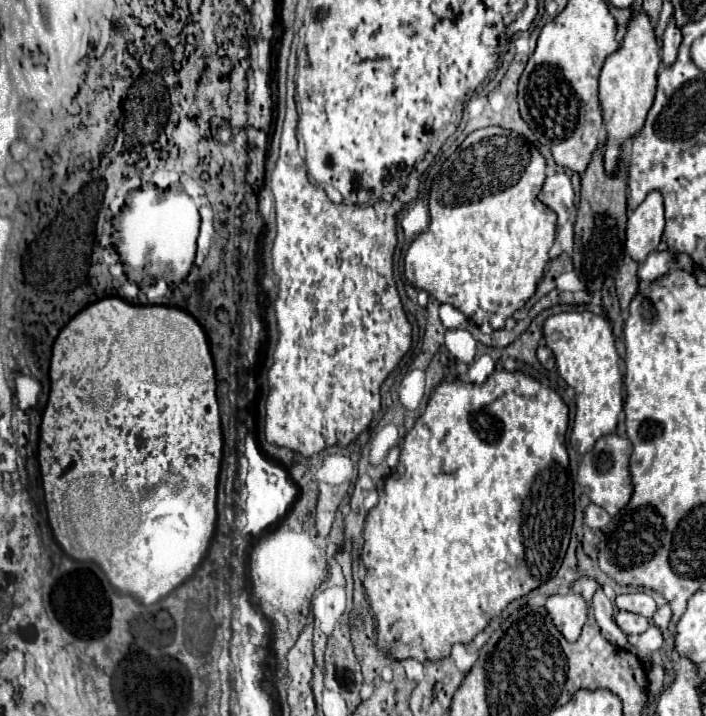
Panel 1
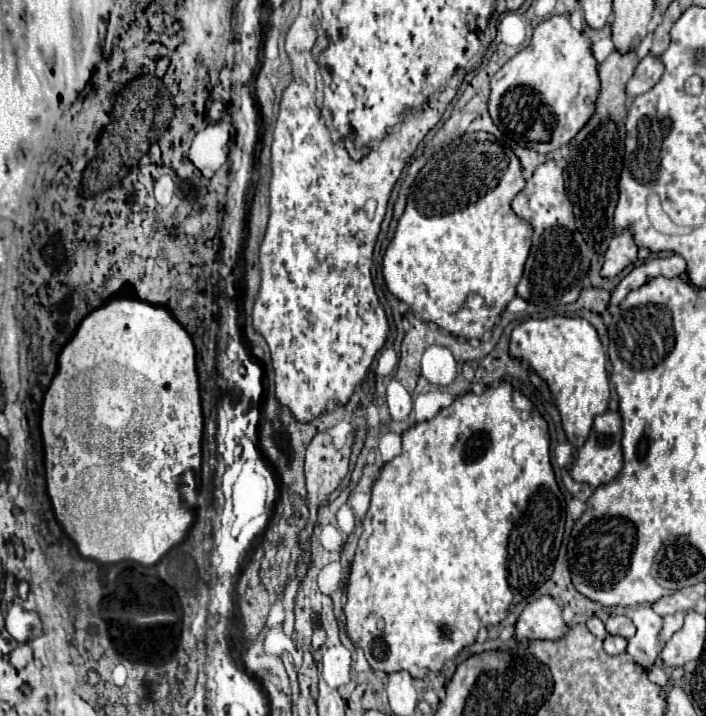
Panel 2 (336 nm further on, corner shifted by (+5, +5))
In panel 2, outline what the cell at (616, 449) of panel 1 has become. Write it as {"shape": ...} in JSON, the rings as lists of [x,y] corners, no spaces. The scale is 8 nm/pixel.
{"shape":[[[606,411],[594,417],[594,425],[586,443],[578,449],[578,459],[572,465],[572,477],[578,483],[588,483],[590,487],[598,487],[610,483],[622,469],[622,417],[618,411]]]}

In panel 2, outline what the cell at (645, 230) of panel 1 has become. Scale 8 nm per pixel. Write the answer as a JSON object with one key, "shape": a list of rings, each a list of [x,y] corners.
{"shape":[[[624,231],[622,235],[616,235],[610,241],[610,247],[604,255],[604,265],[600,275],[602,277],[614,277],[620,271],[624,271],[630,263],[634,263],[638,259],[638,247],[632,239],[630,231]]]}

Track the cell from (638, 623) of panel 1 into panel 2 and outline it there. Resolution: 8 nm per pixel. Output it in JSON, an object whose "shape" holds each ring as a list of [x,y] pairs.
{"shape":[[[610,615],[610,619],[606,621],[606,631],[610,635],[620,635],[630,639],[634,635],[634,623],[626,615]]]}

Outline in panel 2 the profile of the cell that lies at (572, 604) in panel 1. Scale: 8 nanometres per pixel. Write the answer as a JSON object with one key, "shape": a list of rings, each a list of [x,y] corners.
{"shape":[[[540,597],[526,605],[516,621],[514,639],[518,643],[528,643],[534,639],[550,639],[556,641],[568,631],[562,609],[552,597]]]}

